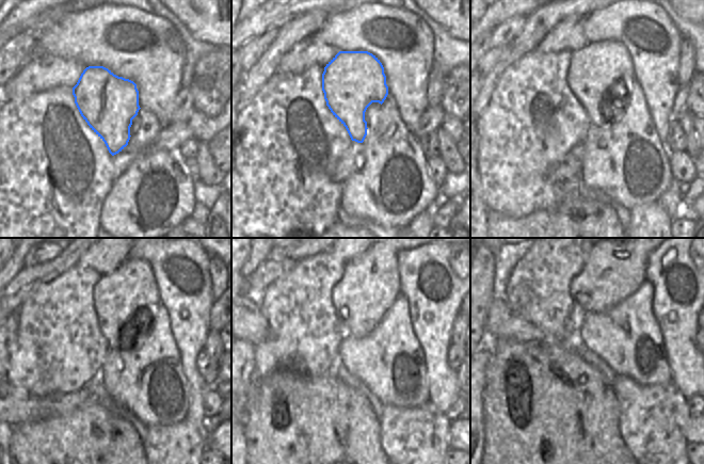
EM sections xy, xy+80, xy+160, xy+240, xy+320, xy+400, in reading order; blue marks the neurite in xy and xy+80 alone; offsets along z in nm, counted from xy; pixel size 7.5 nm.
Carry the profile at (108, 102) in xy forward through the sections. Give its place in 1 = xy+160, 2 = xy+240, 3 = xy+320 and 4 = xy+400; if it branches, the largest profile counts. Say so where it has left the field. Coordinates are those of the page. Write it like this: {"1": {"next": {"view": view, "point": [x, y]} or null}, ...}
{"1": {"next": {"view": "xy+160", "point": [595, 67]}}, "2": {"next": {"view": "xy+240", "point": [130, 290]}}, "3": {"next": {"view": "xy+320", "point": [370, 284]}}, "4": {"next": {"view": "xy+400", "point": [614, 270]}}}

